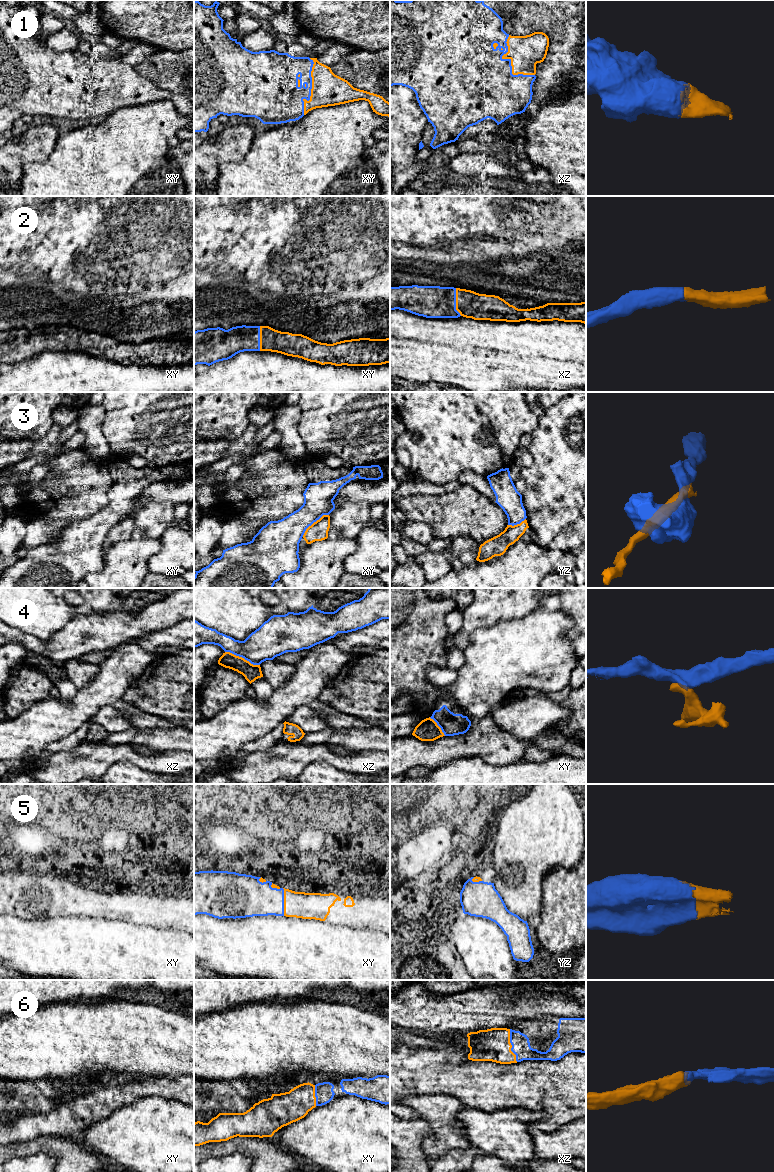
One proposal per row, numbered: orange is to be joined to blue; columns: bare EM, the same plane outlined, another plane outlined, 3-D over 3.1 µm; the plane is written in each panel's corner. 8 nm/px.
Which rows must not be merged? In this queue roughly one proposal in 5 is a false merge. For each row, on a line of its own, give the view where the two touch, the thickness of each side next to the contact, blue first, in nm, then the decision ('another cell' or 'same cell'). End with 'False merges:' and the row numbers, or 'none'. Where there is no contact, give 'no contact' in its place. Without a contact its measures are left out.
1: xz | 460/260 nm | same cell
2: xz | 260/220 nm | same cell
3: xy | 260/160 nm | another cell
4: xz | 280/130 nm | another cell
5: xy | 280/220 nm | same cell
6: xz | 150/260 nm | same cell
False merges: 3, 4

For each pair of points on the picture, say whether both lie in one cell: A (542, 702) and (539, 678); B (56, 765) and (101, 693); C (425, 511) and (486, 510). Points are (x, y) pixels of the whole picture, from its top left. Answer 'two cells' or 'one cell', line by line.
A: two cells
B: two cells
C: one cell

